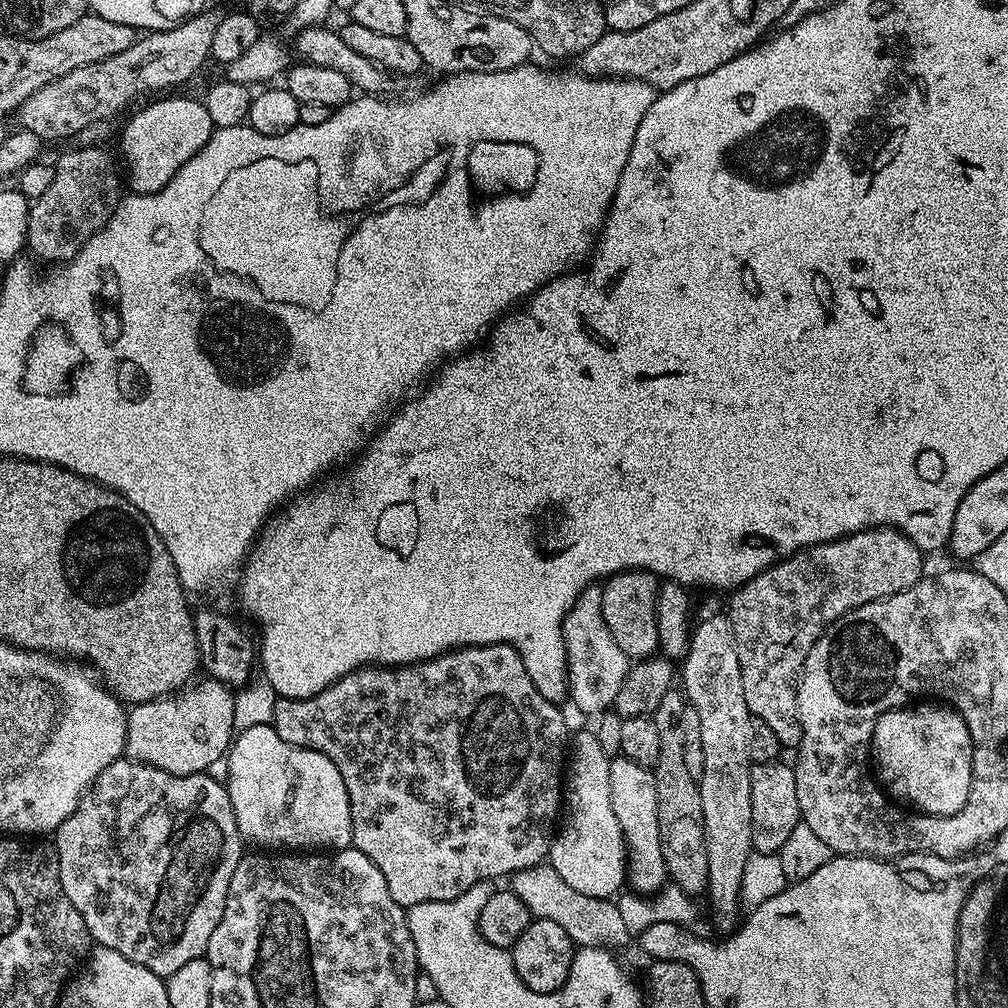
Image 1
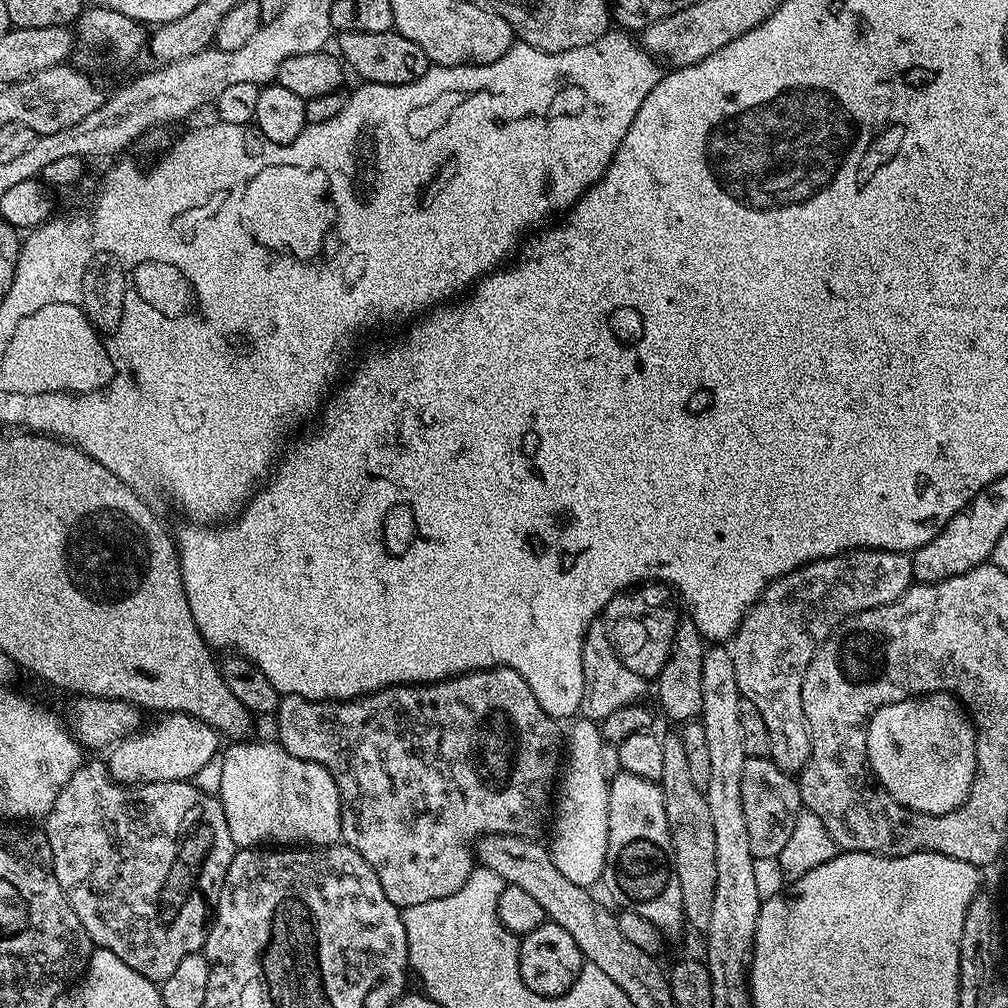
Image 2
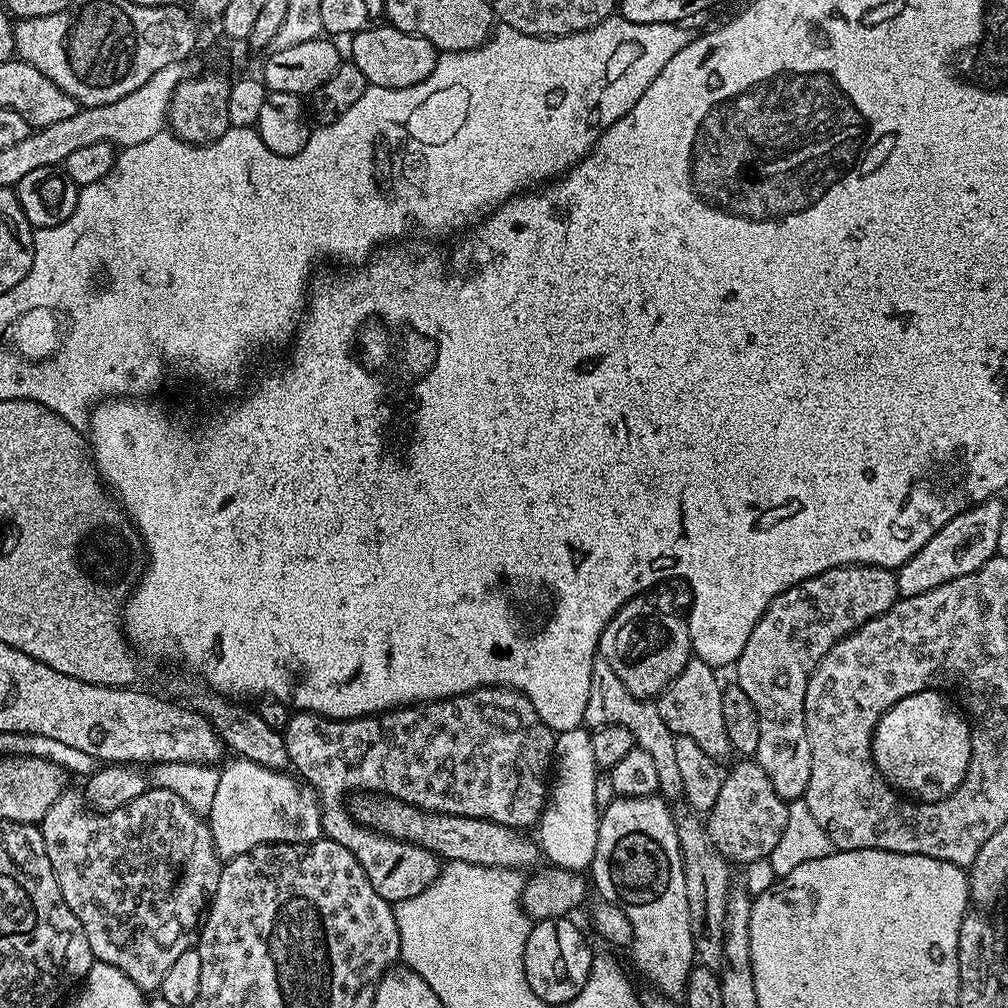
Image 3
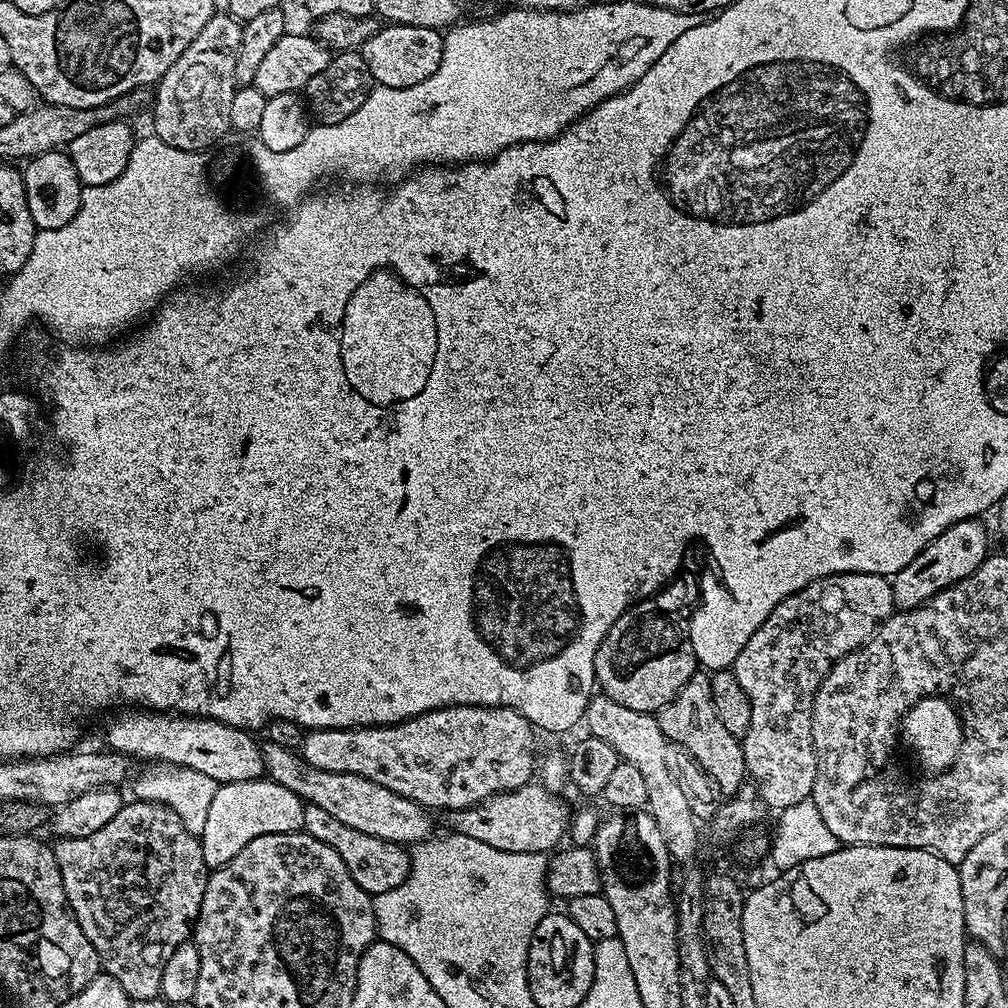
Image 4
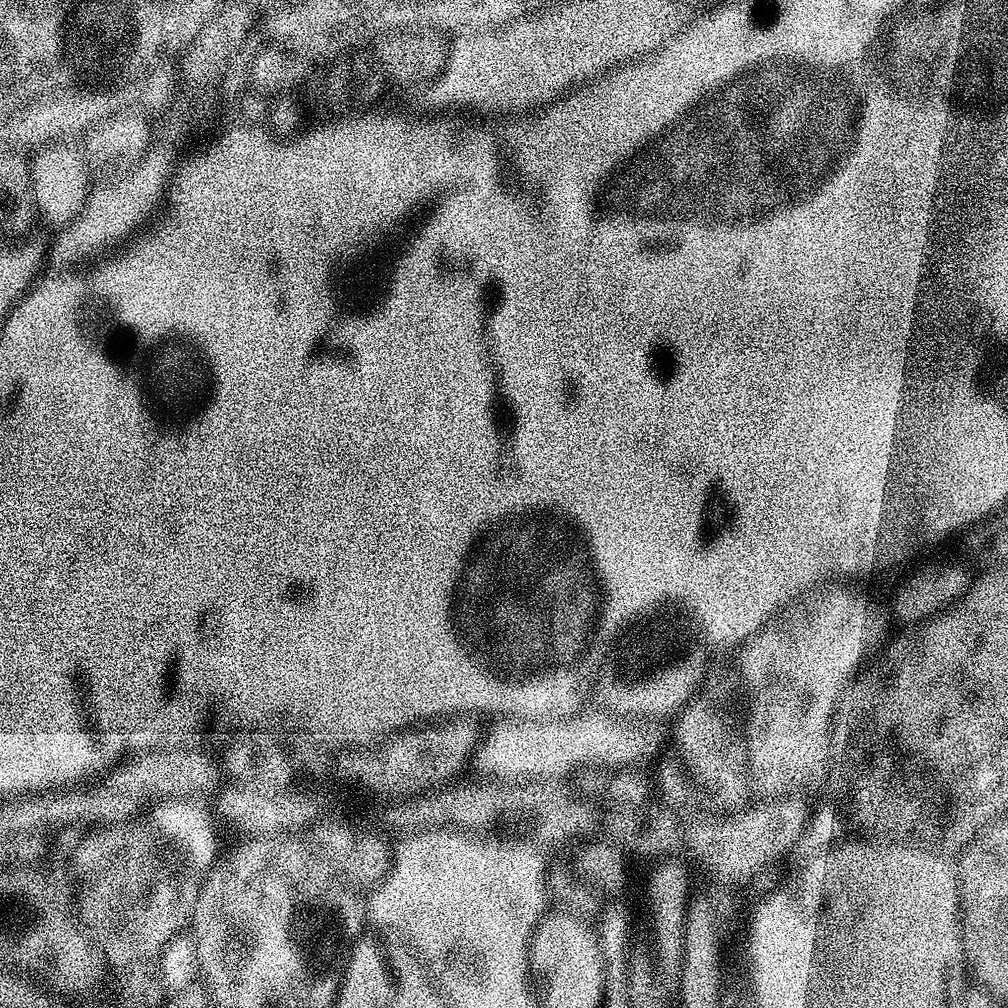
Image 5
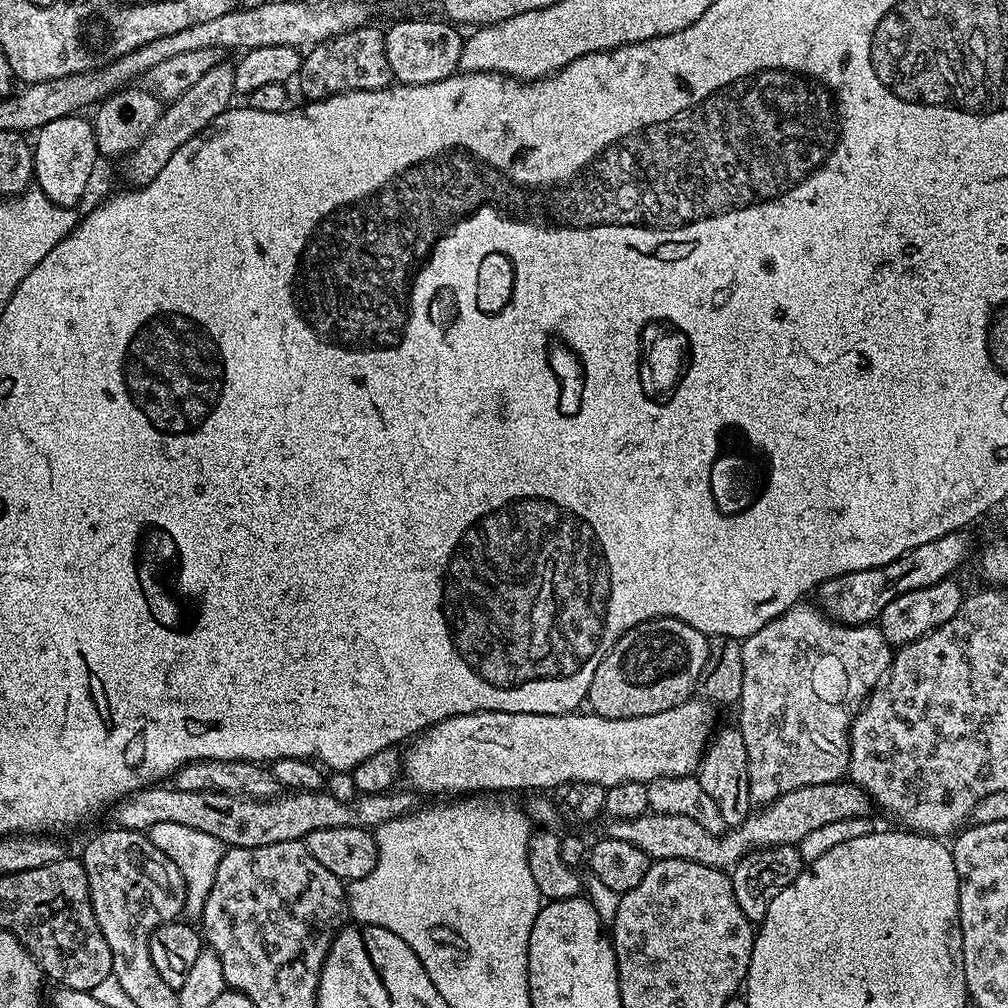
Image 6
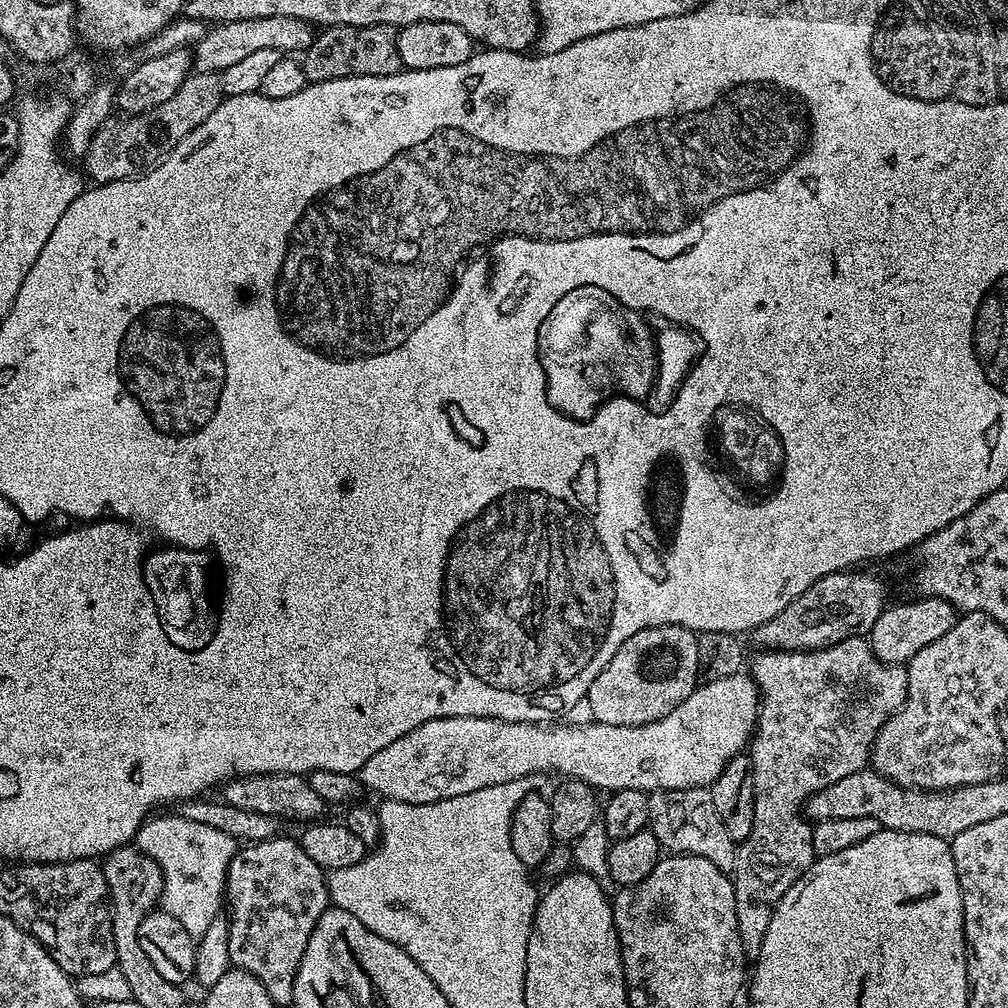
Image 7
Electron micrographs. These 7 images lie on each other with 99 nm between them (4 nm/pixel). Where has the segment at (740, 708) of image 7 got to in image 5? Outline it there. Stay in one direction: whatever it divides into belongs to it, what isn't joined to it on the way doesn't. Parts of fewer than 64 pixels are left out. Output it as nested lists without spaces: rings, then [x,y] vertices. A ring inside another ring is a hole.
[[[608,714],[584,715],[565,716],[562,720],[497,719],[497,724],[481,735],[470,757],[471,767],[476,767],[481,777],[493,780],[556,782],[577,768],[599,766],[619,770],[625,766],[640,766],[660,748],[660,736],[652,729],[655,727],[631,728],[628,725],[631,723]]]

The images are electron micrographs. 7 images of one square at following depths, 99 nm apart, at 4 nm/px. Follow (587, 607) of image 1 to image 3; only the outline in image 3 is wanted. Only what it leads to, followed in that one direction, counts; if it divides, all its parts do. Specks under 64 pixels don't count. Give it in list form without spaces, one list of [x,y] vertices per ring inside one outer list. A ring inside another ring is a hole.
[[[597,658],[592,664],[590,674],[590,698],[586,698],[586,714],[584,724],[589,729],[595,730],[607,724],[626,726],[630,734],[636,739],[636,747],[646,750],[650,758],[654,758],[654,767],[658,770],[658,792],[659,795],[675,802],[683,797],[682,773],[678,771],[678,757],[674,751],[676,735],[662,722],[662,714],[658,714],[655,703],[651,699],[635,696],[622,686],[622,680],[605,660]]]

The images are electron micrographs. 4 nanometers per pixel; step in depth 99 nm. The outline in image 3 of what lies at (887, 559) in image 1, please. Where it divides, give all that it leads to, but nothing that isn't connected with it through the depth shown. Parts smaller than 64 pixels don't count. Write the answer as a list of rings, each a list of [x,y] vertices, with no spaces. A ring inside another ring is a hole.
[[[844,564],[841,568],[826,570],[778,594],[774,602],[770,602],[762,618],[758,618],[758,626],[750,630],[746,650],[742,650],[742,654],[736,659],[734,665],[734,671],[736,671],[734,682],[739,688],[746,690],[750,702],[754,702],[754,710],[758,710],[760,719],[758,750],[754,759],[766,772],[774,790],[784,801],[801,799],[810,782],[810,738],[806,734],[804,703],[806,702],[806,686],[812,672],[820,665],[824,655],[843,636],[849,636],[867,620],[888,612],[897,599],[896,572],[893,569],[879,568],[873,564]]]

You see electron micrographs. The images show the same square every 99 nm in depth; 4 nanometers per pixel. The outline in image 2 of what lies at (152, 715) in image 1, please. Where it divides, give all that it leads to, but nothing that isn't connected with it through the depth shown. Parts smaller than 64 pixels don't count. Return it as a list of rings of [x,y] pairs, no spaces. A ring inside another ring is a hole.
[[[180,712],[161,715],[152,725],[141,727],[140,731],[121,740],[118,744],[111,745],[106,756],[108,773],[115,778],[117,784],[135,786],[149,784],[150,782],[174,782],[175,780],[191,781],[210,762],[210,758],[218,755],[222,748],[222,737],[209,724],[196,720],[193,716],[184,716]]]

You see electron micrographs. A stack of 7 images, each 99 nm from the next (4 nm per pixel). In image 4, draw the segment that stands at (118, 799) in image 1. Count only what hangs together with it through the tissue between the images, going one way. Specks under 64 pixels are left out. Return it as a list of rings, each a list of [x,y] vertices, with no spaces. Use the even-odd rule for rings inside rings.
[[[139,798],[133,800],[133,804],[132,801],[125,803],[124,807],[118,810],[118,814],[114,814],[114,818],[110,818],[110,822],[106,822],[106,826],[102,826],[102,830],[94,830],[94,834],[86,834],[86,838],[57,839],[54,851],[60,872],[64,875],[64,889],[68,905],[72,907],[72,913],[76,916],[78,926],[82,926],[82,934],[86,934],[86,938],[90,938],[90,946],[94,946],[94,950],[98,954],[101,969],[107,975],[112,976],[118,982],[118,986],[122,986],[122,990],[126,990],[126,994],[131,1000],[136,1001],[160,996],[162,970],[166,970],[166,962],[170,958],[170,954],[174,954],[177,946],[185,943],[193,935],[196,919],[202,906],[202,894],[206,894],[206,882],[210,875],[210,869],[202,858],[202,846],[197,833],[186,830],[186,826],[182,826],[178,814],[174,814],[164,804],[154,804],[150,800]]]

